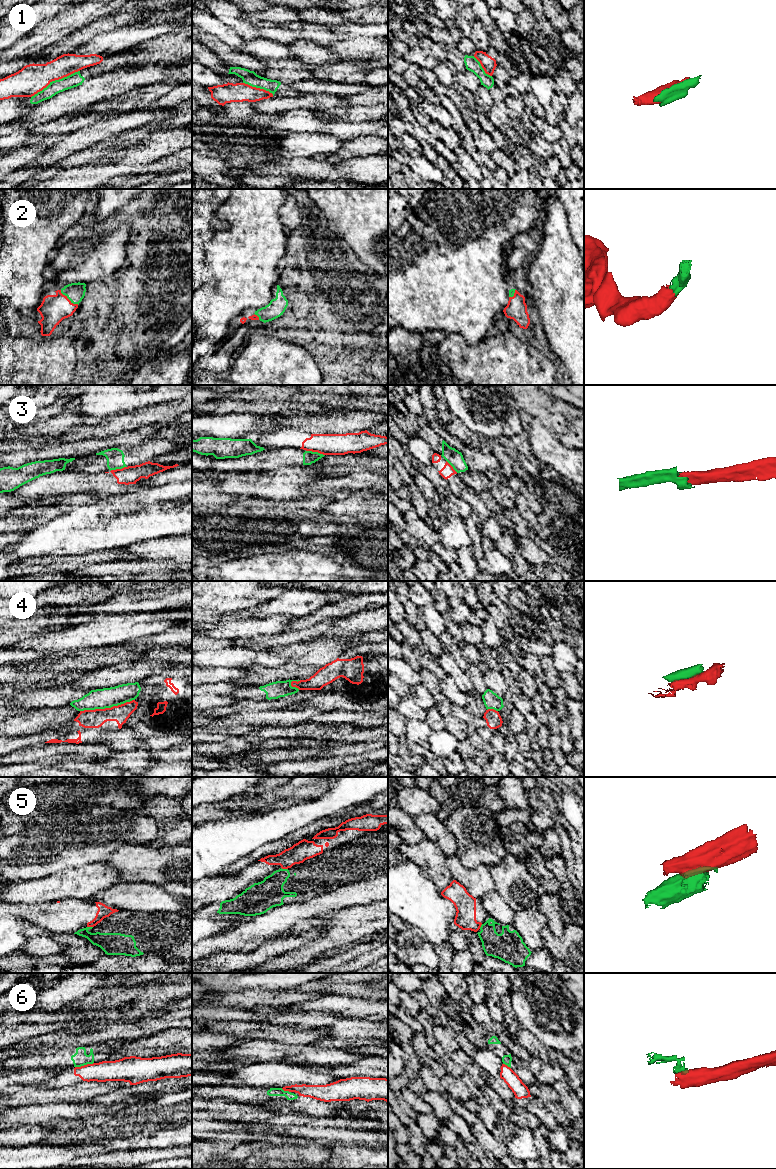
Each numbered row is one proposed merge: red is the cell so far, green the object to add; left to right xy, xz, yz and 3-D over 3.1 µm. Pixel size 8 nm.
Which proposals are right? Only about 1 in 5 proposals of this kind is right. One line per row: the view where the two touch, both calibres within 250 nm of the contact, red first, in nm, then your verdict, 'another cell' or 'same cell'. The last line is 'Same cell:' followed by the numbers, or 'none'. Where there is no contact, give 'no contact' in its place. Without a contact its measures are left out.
1: meets red in xy; 240 nm thick on the red side, 110 nm on the other; another cell
2: meets red in xy; 220 nm thick on the red side, 160 nm on the other; same cell
3: meets red in xz; 180 nm thick on the red side, 110 nm on the other; another cell
4: meets red in xy; 150 nm thick on the red side, 160 nm on the other; another cell
5: meets red in xz; 160 nm thick on the red side, 240 nm on the other; another cell
6: meets red in xy; 160 nm thick on the red side, 120 nm on the other; another cell
Same cell: 2

